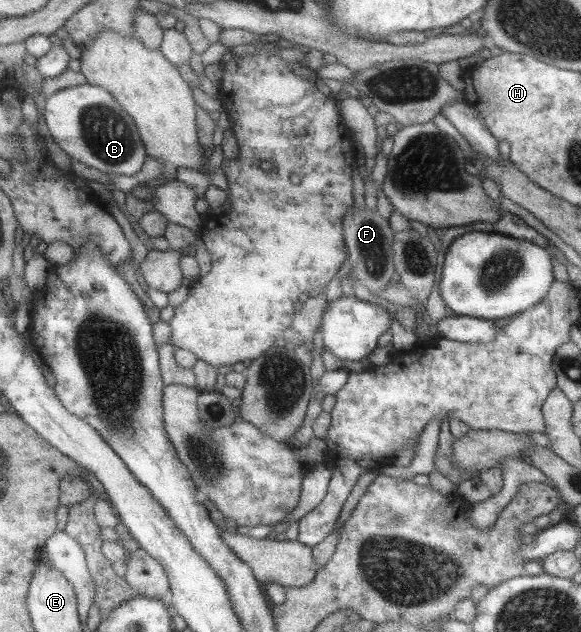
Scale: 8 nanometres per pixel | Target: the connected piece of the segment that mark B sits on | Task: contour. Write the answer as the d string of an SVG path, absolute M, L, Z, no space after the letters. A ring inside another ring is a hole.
M78 85L45 97L44 117L57 145L72 158L109 175L136 173L148 155L133 119L105 88Z

